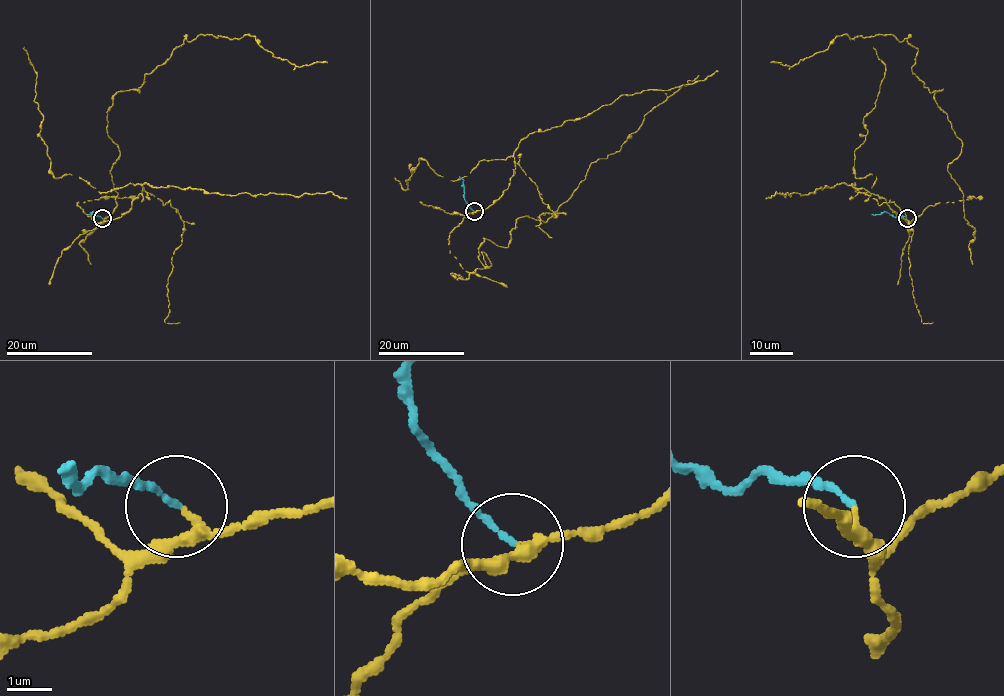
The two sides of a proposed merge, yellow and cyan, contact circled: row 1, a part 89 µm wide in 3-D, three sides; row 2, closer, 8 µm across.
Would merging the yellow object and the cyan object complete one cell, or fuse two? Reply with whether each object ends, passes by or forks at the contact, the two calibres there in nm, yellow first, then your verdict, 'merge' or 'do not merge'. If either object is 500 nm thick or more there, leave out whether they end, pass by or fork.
yellow passes by | cyan ends | 200/120 nm | merge

